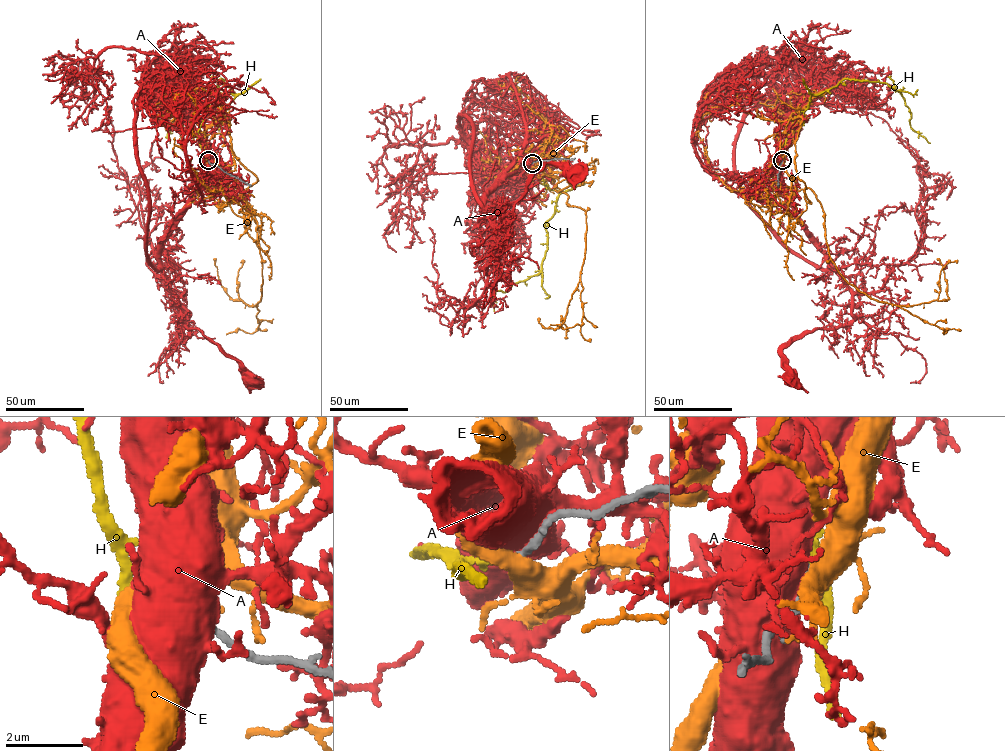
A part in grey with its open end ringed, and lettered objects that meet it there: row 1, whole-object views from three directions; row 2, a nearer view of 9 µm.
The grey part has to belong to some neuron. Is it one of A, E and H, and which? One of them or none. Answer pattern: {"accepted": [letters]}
{"accepted": ["H"]}

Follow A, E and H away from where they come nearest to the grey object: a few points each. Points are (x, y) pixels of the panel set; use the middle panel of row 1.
A: (533, 163), (486, 197), (484, 212), (498, 232), (514, 232), (513, 204), (546, 164), (578, 170)
E: (532, 163), (546, 140), (554, 149), (543, 171), (586, 216), (564, 321), (545, 328), (538, 318)
H: (532, 163), (524, 172), (561, 192), (545, 224), (547, 250), (539, 272), (495, 292), (494, 311)

